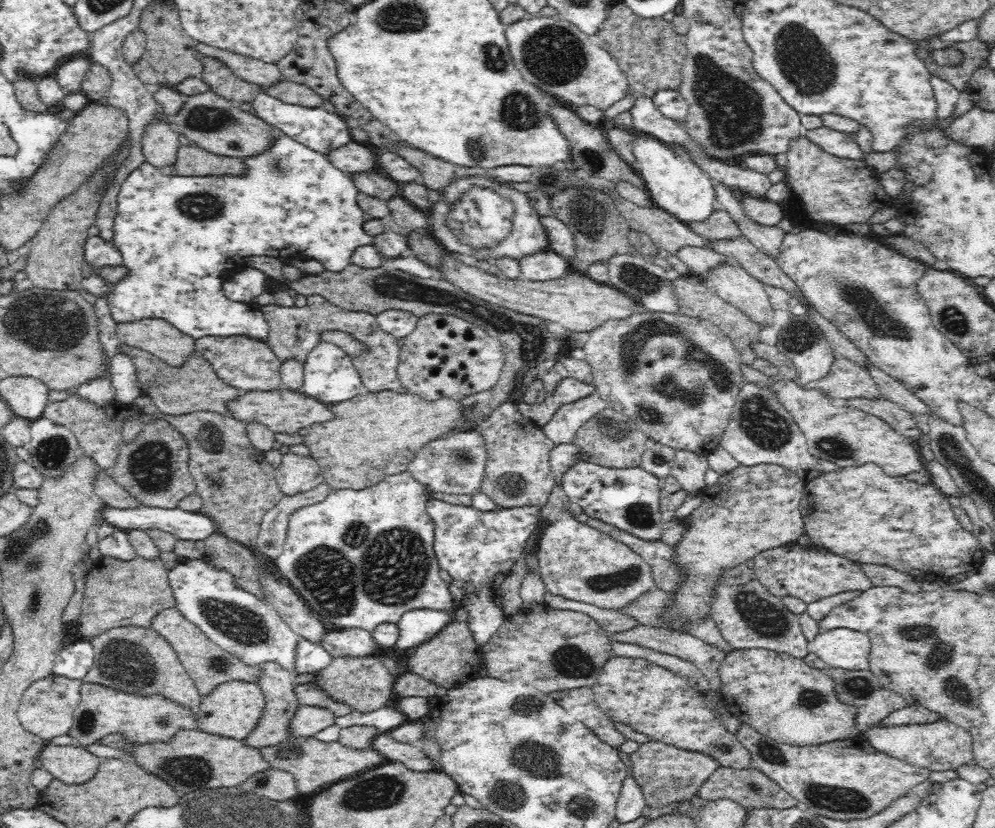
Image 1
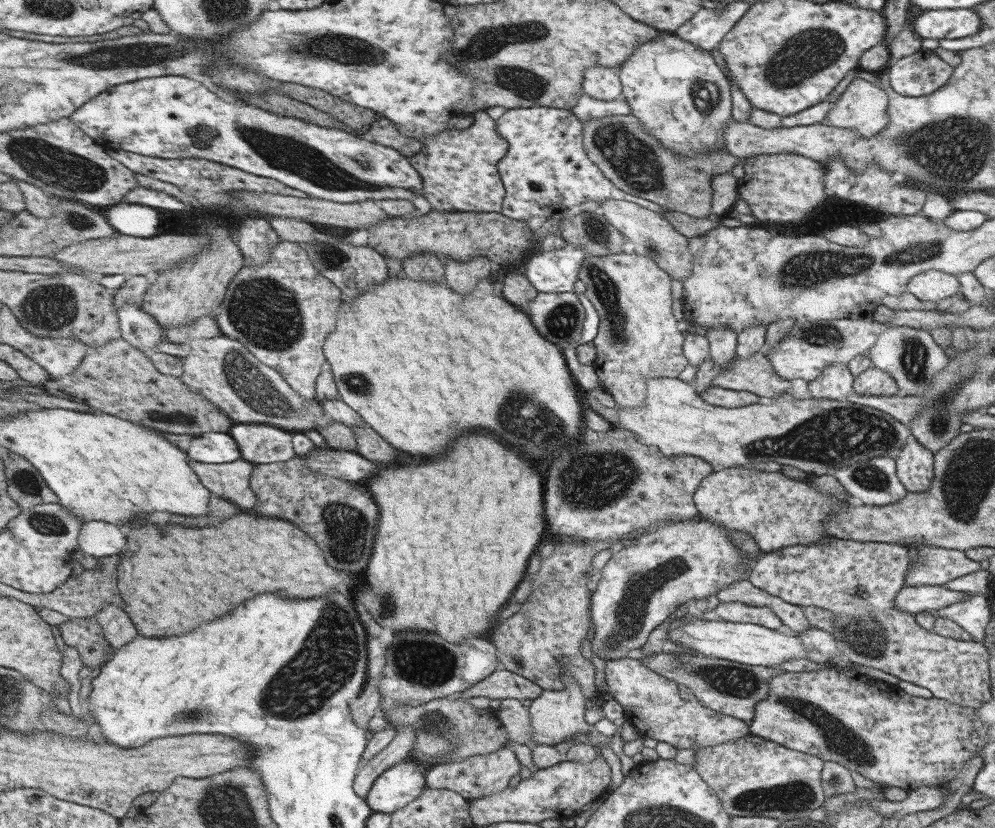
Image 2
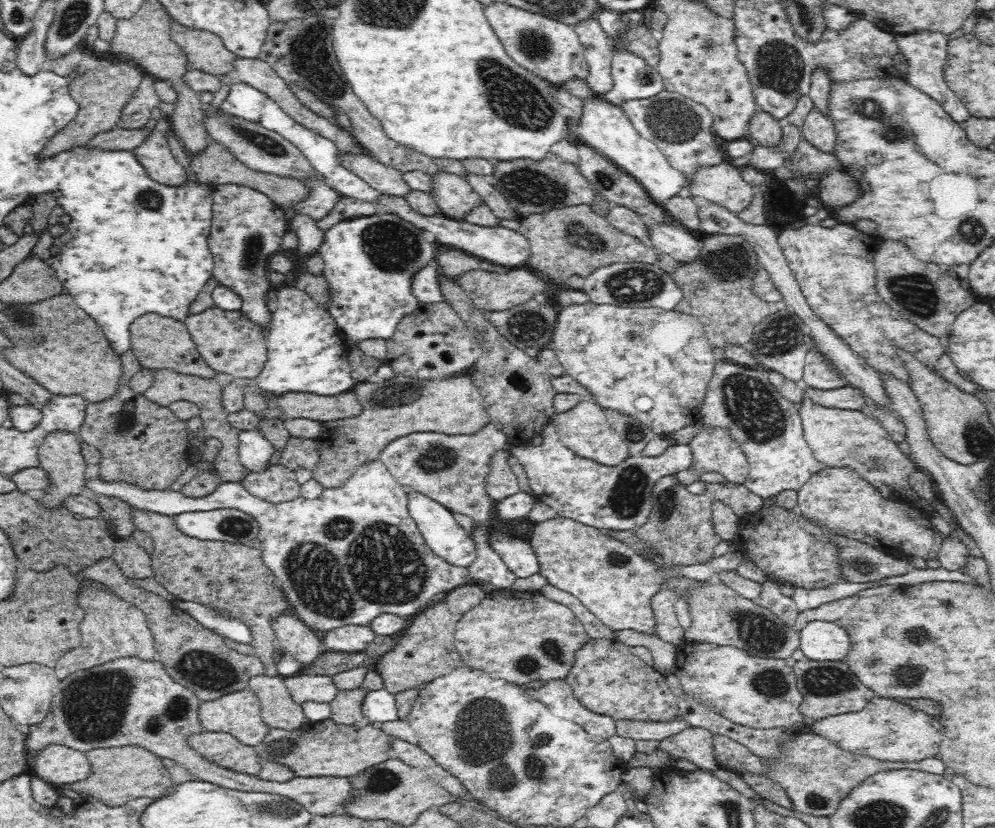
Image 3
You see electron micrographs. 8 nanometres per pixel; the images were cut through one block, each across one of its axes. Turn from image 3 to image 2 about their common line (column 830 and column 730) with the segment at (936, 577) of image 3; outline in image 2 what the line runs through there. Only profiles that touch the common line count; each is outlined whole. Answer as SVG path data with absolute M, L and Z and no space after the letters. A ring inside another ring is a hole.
M735 582L719 590L717 598L719 602L743 602L749 606L769 608L781 620L781 624L787 626L791 632L805 632L811 628L799 606L783 602L781 598L773 598L759 588L753 588L749 582Z

